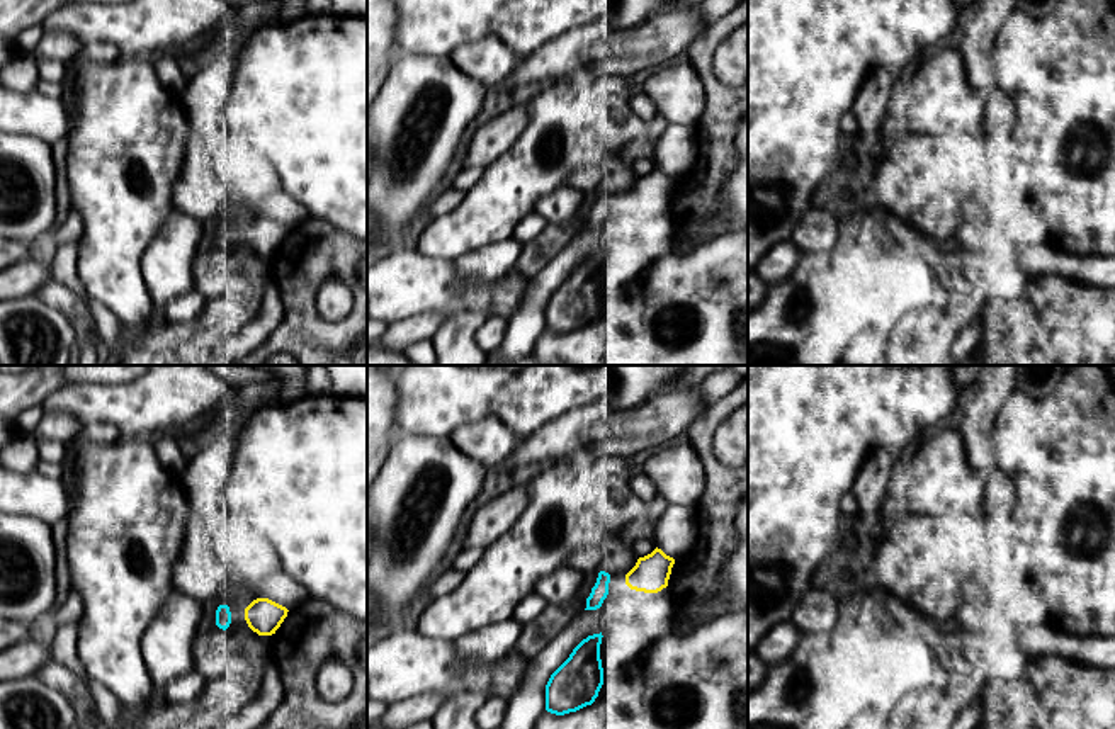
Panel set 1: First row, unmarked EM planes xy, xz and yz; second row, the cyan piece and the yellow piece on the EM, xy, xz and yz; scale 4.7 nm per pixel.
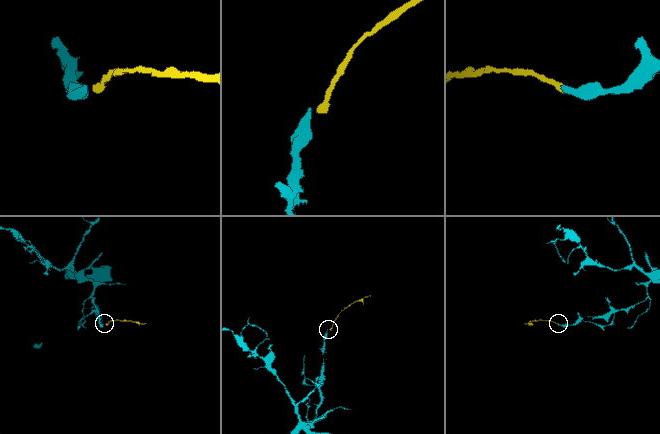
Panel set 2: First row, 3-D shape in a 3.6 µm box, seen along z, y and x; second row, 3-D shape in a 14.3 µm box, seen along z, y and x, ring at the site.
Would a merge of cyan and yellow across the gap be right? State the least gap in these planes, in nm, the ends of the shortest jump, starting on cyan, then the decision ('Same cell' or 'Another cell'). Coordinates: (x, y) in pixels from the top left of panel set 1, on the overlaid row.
Distance 70 nm. Across: xy (230, 612), (245, 612). Same cell

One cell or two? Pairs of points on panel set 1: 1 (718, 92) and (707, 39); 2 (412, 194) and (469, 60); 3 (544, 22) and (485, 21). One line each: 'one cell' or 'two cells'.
1: one cell
2: two cells
3: one cell

